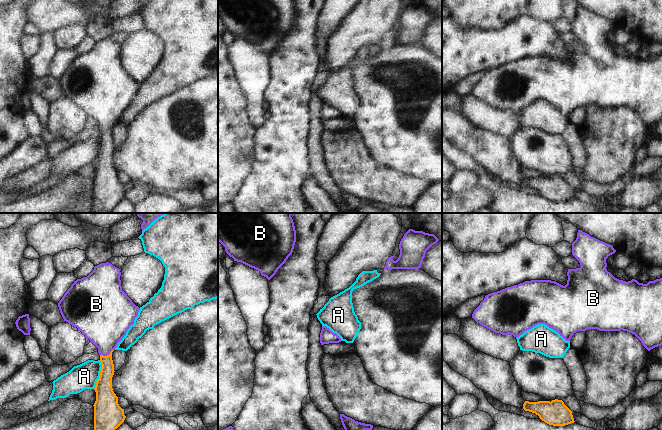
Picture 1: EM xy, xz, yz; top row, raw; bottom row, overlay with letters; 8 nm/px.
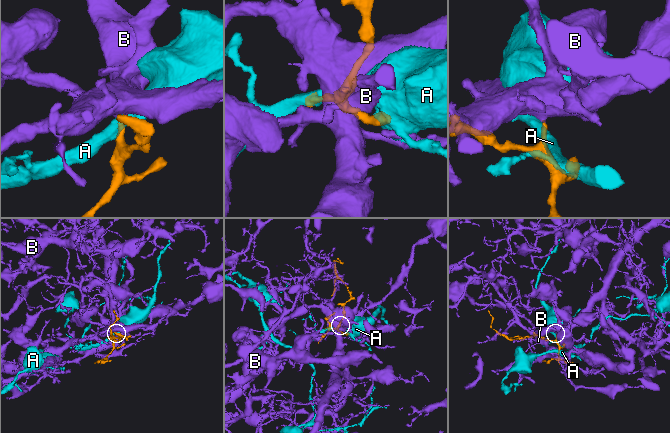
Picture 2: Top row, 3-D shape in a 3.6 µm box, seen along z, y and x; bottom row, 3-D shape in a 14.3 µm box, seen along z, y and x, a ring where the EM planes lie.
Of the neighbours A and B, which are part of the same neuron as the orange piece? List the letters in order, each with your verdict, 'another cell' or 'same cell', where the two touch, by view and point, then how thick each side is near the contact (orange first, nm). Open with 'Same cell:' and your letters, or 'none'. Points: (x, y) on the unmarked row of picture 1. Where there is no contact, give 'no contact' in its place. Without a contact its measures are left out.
Same cell: B
A: another cell; meets orange in xy at (100, 150); 190 nm thick on the orange side, 200 nm on the other
B: same cell; meets orange in xy at (107, 131); 130 nm thick on the orange side, 360 nm on the other

